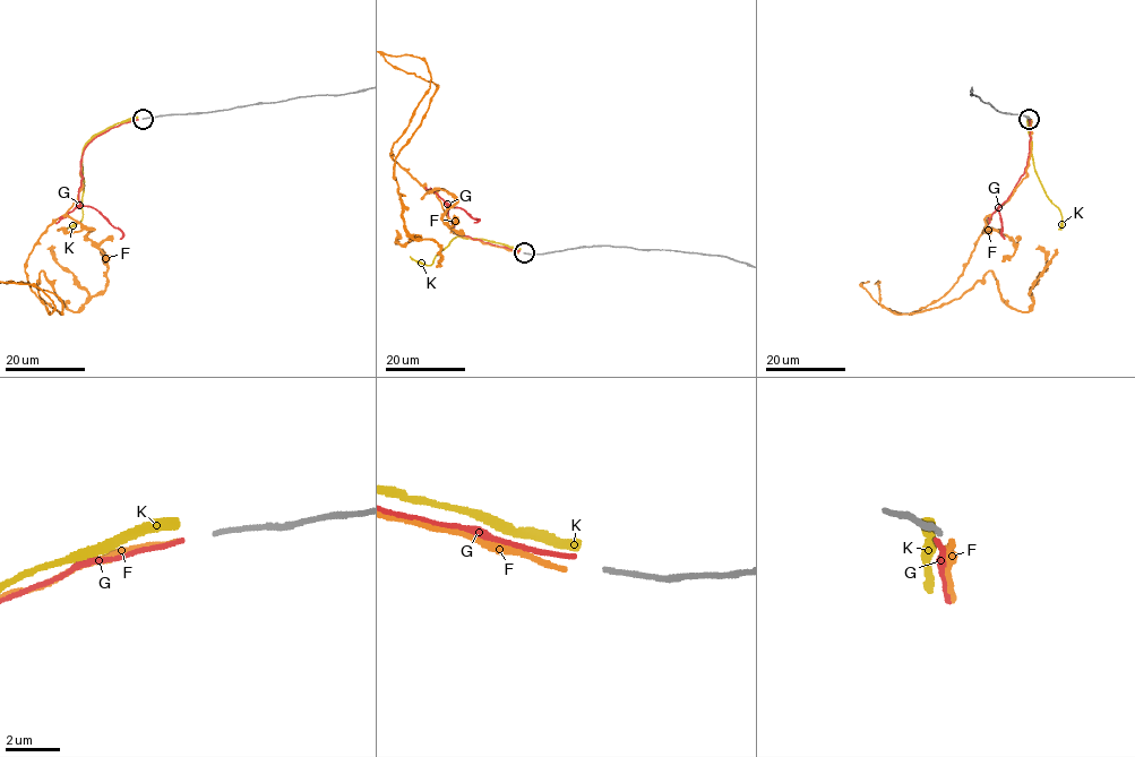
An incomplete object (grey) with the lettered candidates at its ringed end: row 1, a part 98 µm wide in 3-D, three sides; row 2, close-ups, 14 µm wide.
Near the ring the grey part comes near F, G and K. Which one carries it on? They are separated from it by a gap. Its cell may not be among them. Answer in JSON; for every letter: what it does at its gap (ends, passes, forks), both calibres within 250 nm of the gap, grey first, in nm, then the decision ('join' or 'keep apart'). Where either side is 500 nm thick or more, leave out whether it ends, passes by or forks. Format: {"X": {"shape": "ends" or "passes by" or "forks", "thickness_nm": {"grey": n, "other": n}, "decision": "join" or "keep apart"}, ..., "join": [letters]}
{"F": {"shape": "ends", "thickness_nm": {"grey": 170, "other": 200}, "decision": "join"}, "G": {"shape": "ends", "thickness_nm": {"grey": 170, "other": 140}, "decision": "keep apart"}, "K": {"shape": "ends", "thickness_nm": {"grey": 170, "other": 400}, "decision": "keep apart"}, "join": ["F"]}

